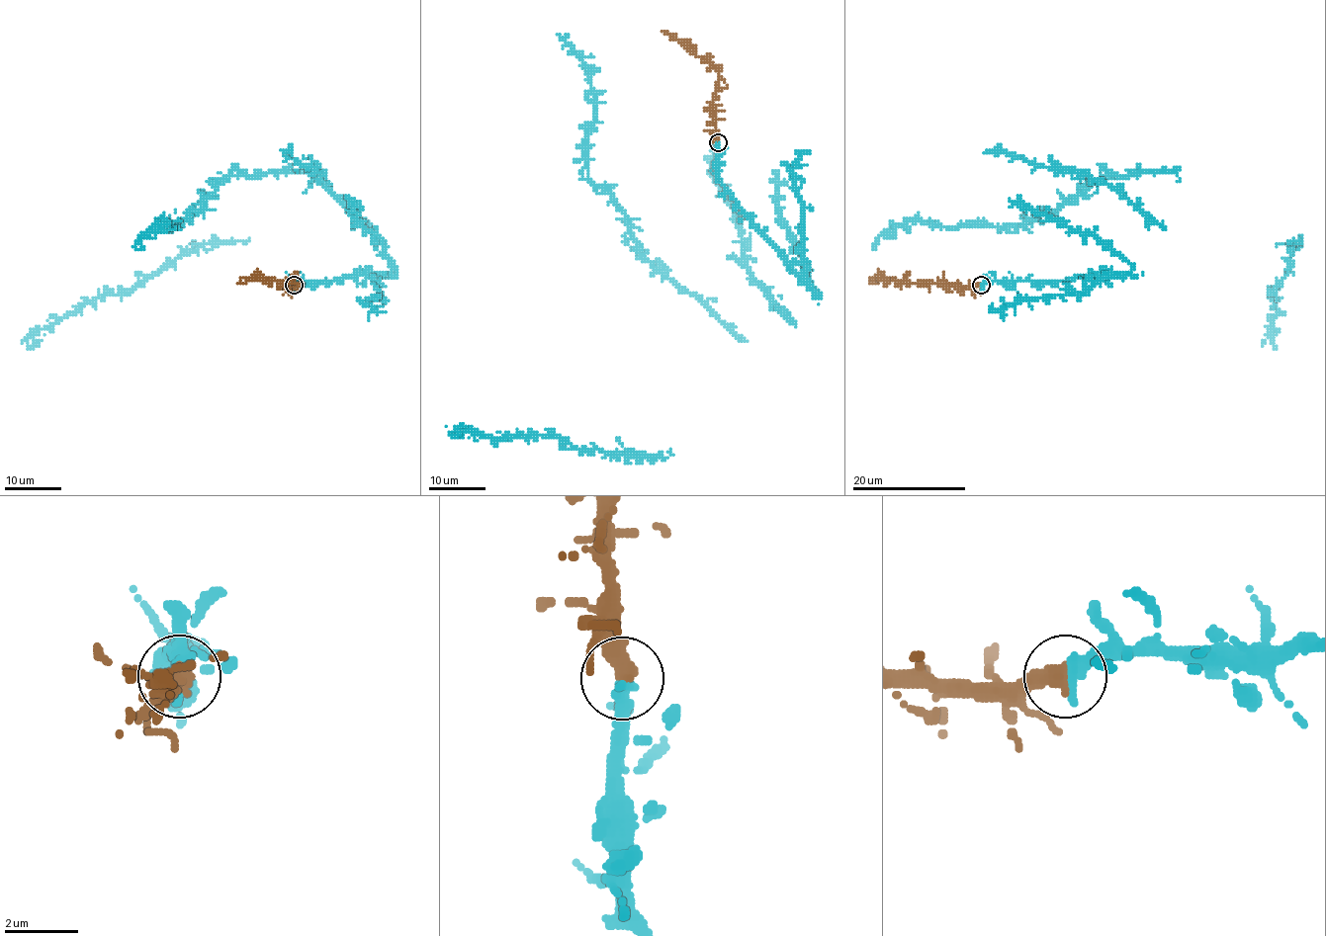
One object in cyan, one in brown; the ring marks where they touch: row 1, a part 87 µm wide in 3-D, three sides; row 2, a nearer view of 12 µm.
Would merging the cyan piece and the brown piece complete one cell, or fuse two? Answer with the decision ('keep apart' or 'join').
join

